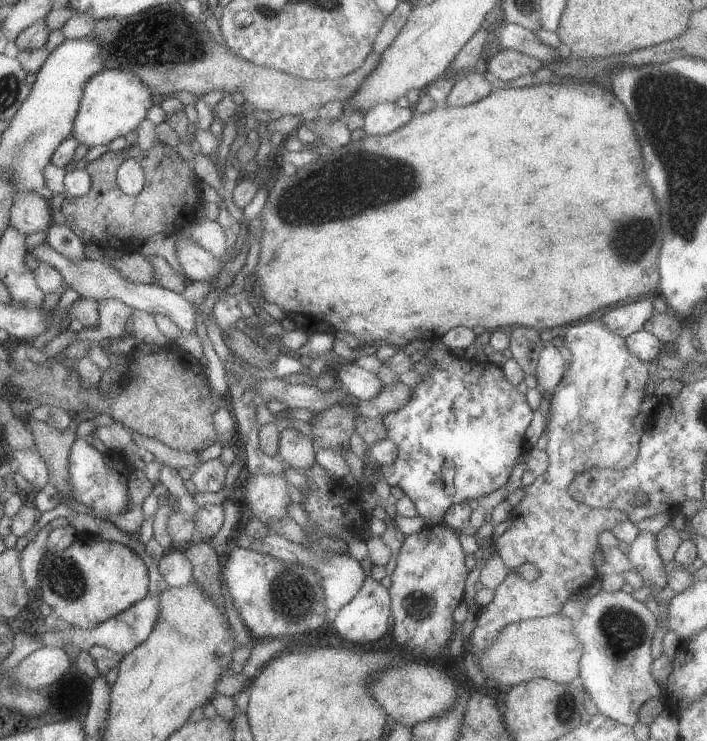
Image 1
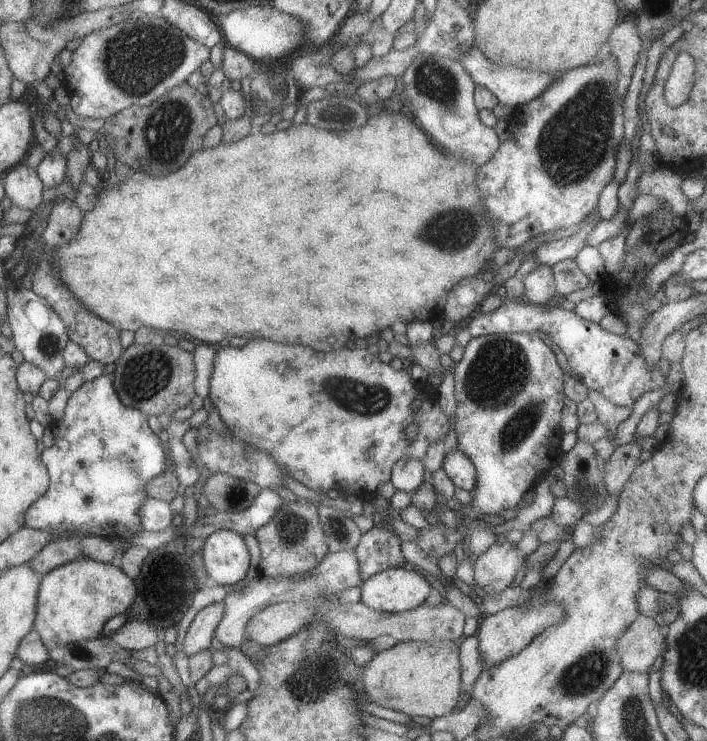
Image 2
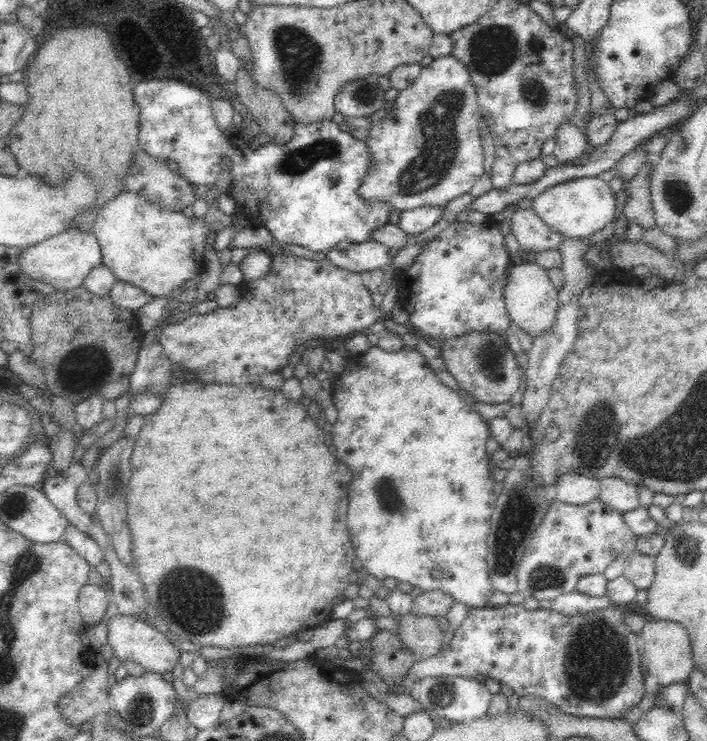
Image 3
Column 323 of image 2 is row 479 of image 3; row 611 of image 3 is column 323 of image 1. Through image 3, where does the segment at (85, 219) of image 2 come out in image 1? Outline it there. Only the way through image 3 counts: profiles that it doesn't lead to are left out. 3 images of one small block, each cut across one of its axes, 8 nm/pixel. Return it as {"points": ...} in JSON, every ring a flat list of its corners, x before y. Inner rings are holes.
{"points":[[565,78,562,80,552,79,546,83,534,84,518,89,493,89,481,100,468,104,467,106,435,106,431,112,413,113,413,118,405,126,401,126,401,128,397,128,397,130,393,130,389,134,384,134,383,136,365,135,357,141,351,140,349,144,345,144,341,148,330,149,329,154,325,154,325,156,323,156,323,150,320,150,319,158,304,164,301,168,296,168,293,176,285,176,279,173,269,185,268,194,267,200,265,200,259,212,263,224,263,236,258,242,260,244,260,251,253,270,252,280,255,280,259,285,261,294,260,302,276,304,283,310,284,315,293,322,297,329,304,330,308,335,313,332,335,333,343,330,343,332,353,334,359,345,376,346,377,344,384,343,399,349,407,349,411,340,424,342,437,339,443,336,448,330,451,330,451,328,455,328,455,326,463,326,469,329,475,328,475,326,481,326,481,328,489,332,495,329,508,331,512,327,524,326,534,328,536,331,541,332,549,330,554,326,571,325,575,320,579,320,579,318,583,318,583,316,587,316,587,314,591,314,601,308,605,310,616,304,624,304,626,301,648,298,650,295,656,296,658,294,659,270,657,261,659,248,661,248,661,236,663,236,661,232,663,230,661,230,661,220,659,220,659,214,657,214,657,208,655,208,657,204,651,198,651,190,649,190,649,186,645,182,645,176,643,176,641,146,639,146,639,140,637,140,637,134,635,134,635,128,633,128,633,122,631,122,629,114,627,114,625,107,617,100,613,92,605,90,605,88,601,88,601,86,597,86,597,84,587,80,575,80,575,78]]}

